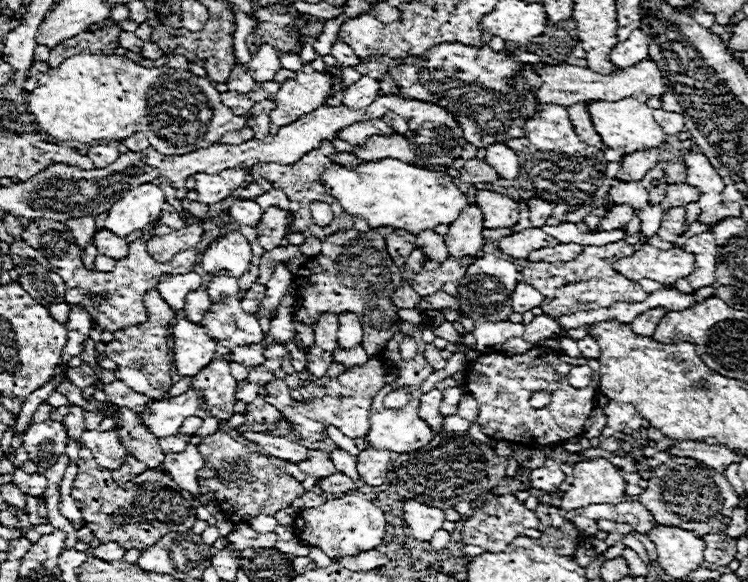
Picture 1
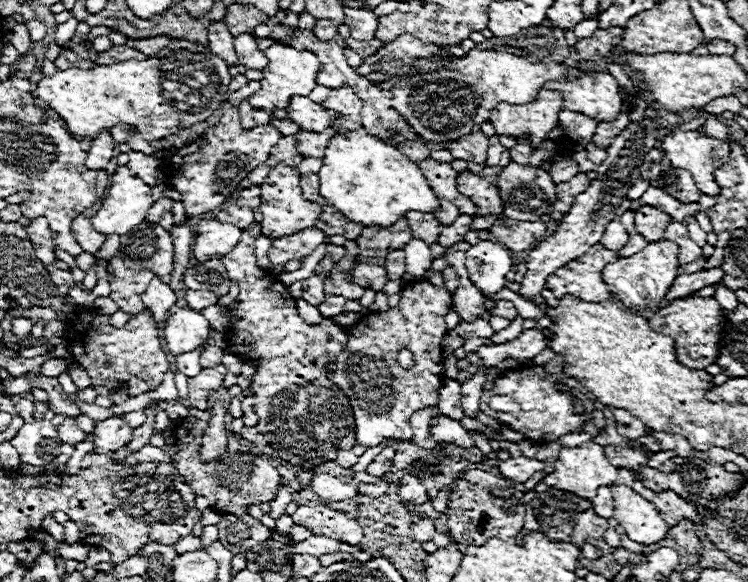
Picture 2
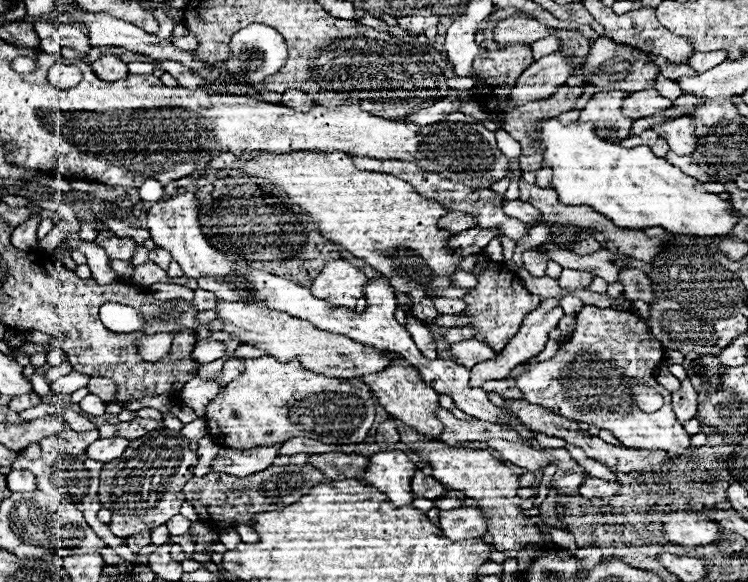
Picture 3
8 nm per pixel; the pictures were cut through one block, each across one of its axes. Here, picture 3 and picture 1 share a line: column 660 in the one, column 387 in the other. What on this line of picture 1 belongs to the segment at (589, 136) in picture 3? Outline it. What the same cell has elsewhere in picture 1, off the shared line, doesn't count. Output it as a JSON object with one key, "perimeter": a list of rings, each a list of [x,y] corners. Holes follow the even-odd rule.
{"perimeter":[[[396,158],[366,162],[356,170],[346,170],[344,166],[334,164],[324,174],[328,194],[332,194],[348,214],[364,218],[372,228],[388,226],[420,234],[424,230],[434,230],[440,224],[450,226],[468,206],[468,196],[460,192],[460,188],[452,182],[452,176],[412,166]]]}

